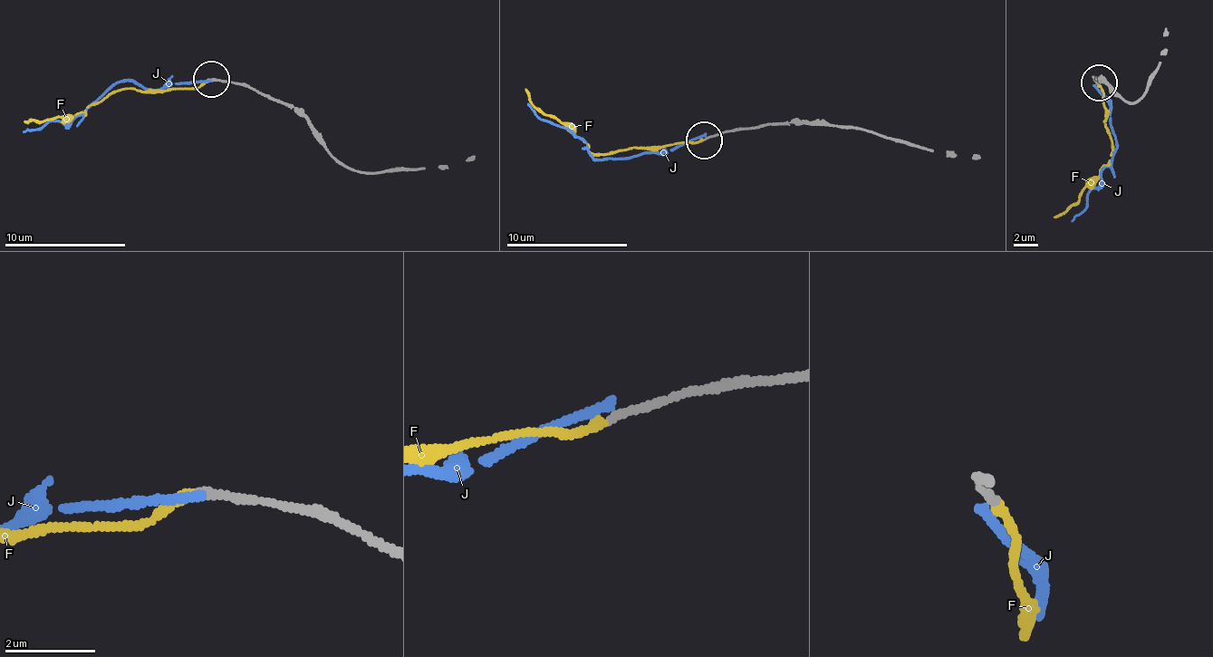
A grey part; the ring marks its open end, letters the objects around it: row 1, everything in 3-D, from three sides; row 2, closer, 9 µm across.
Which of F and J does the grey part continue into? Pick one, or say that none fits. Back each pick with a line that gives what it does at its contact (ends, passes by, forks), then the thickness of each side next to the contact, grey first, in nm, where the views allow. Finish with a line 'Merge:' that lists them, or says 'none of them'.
F: It ends there. Thickness 170 nm (grey) against 200 nm
Merge: F

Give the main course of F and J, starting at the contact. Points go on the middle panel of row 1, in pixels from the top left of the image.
F: (703, 140), (595, 154), (582, 140), (541, 113), (524, 89)
J: (703, 138), (659, 151), (612, 158), (591, 153), (570, 129), (541, 120), (528, 103)

